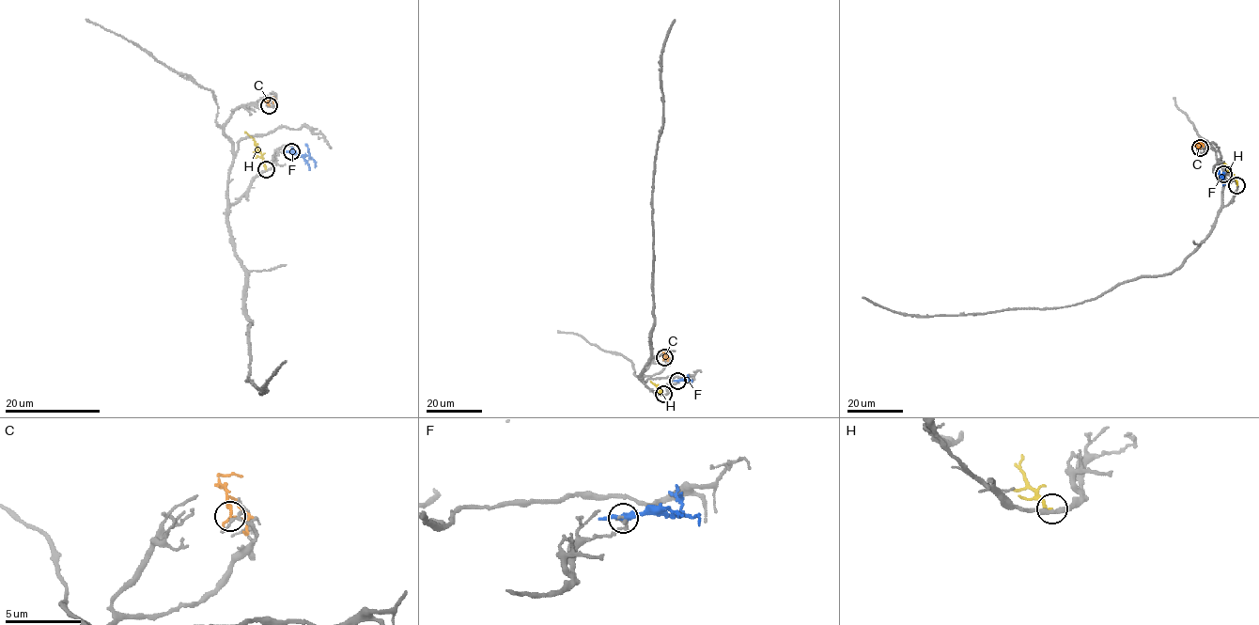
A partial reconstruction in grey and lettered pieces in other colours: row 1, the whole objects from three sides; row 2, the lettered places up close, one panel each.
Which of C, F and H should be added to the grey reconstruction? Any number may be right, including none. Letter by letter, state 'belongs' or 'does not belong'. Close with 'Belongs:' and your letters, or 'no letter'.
C: does not belong
F: does not belong
H: does not belong
Belongs: no letter

